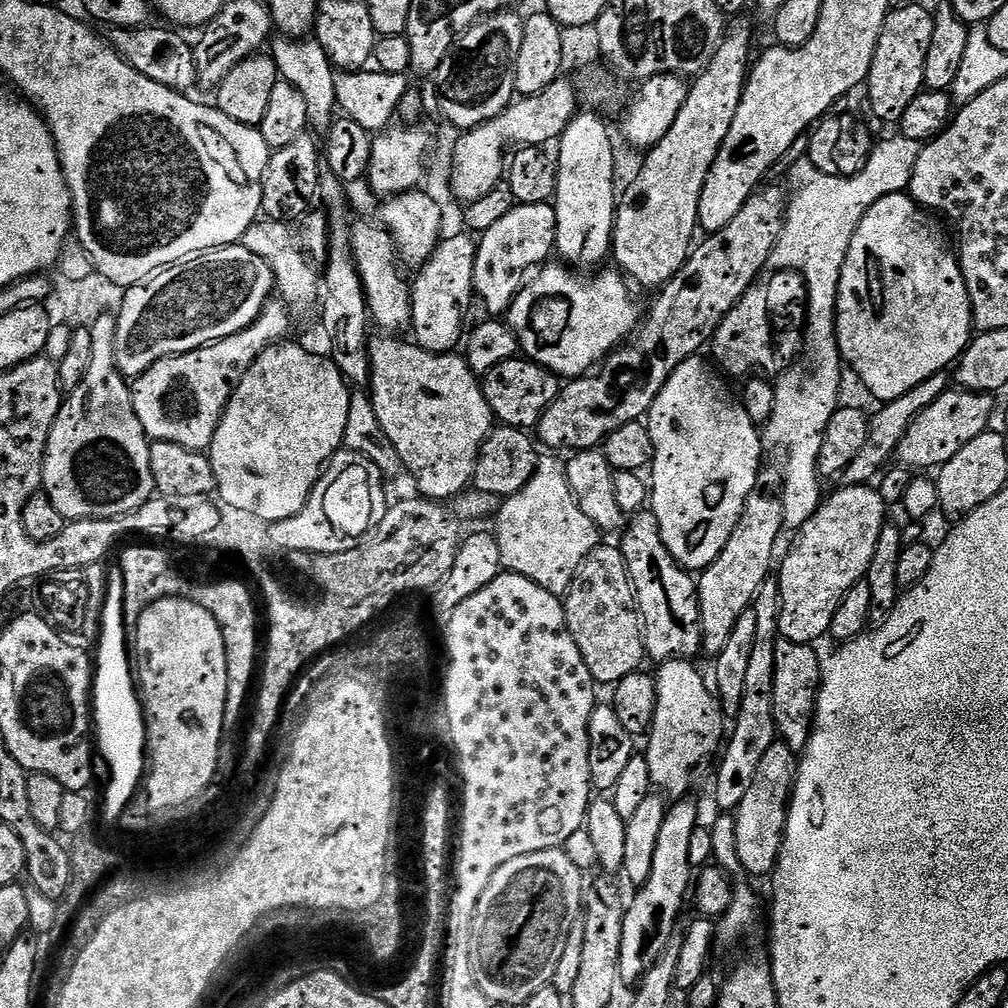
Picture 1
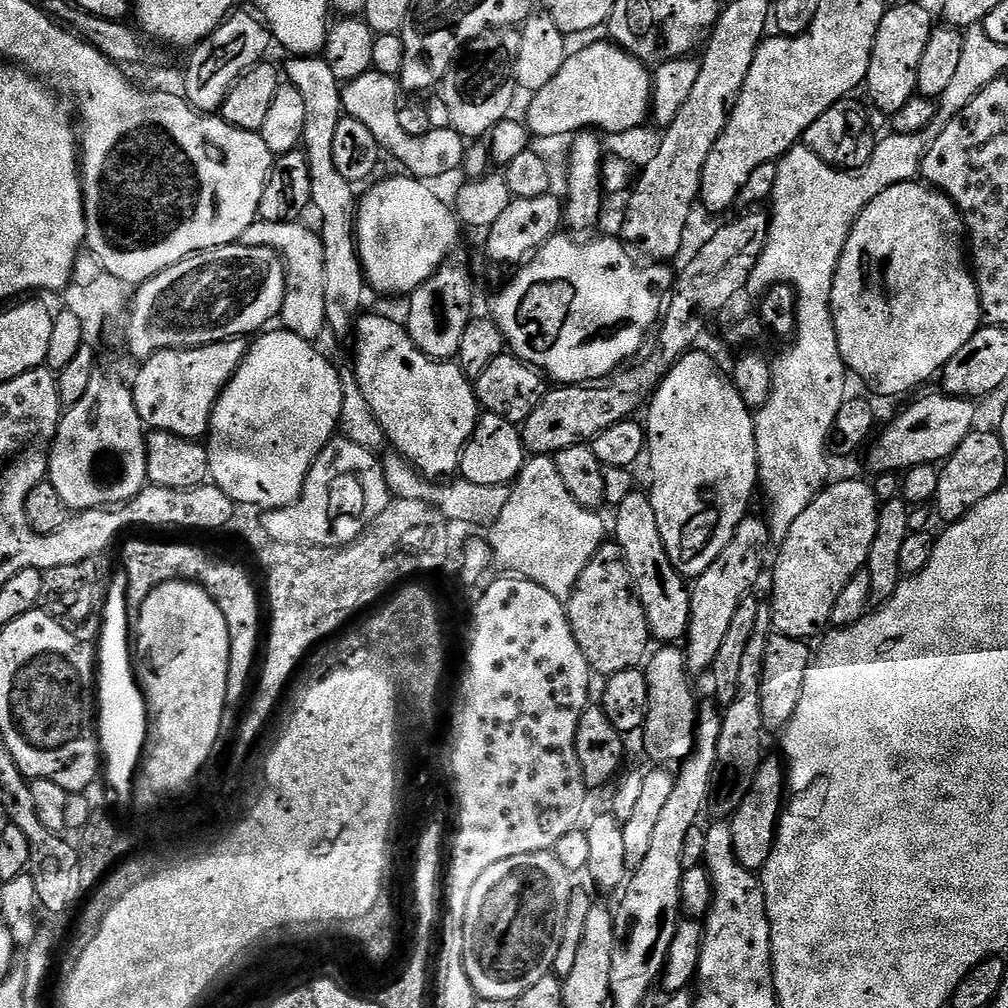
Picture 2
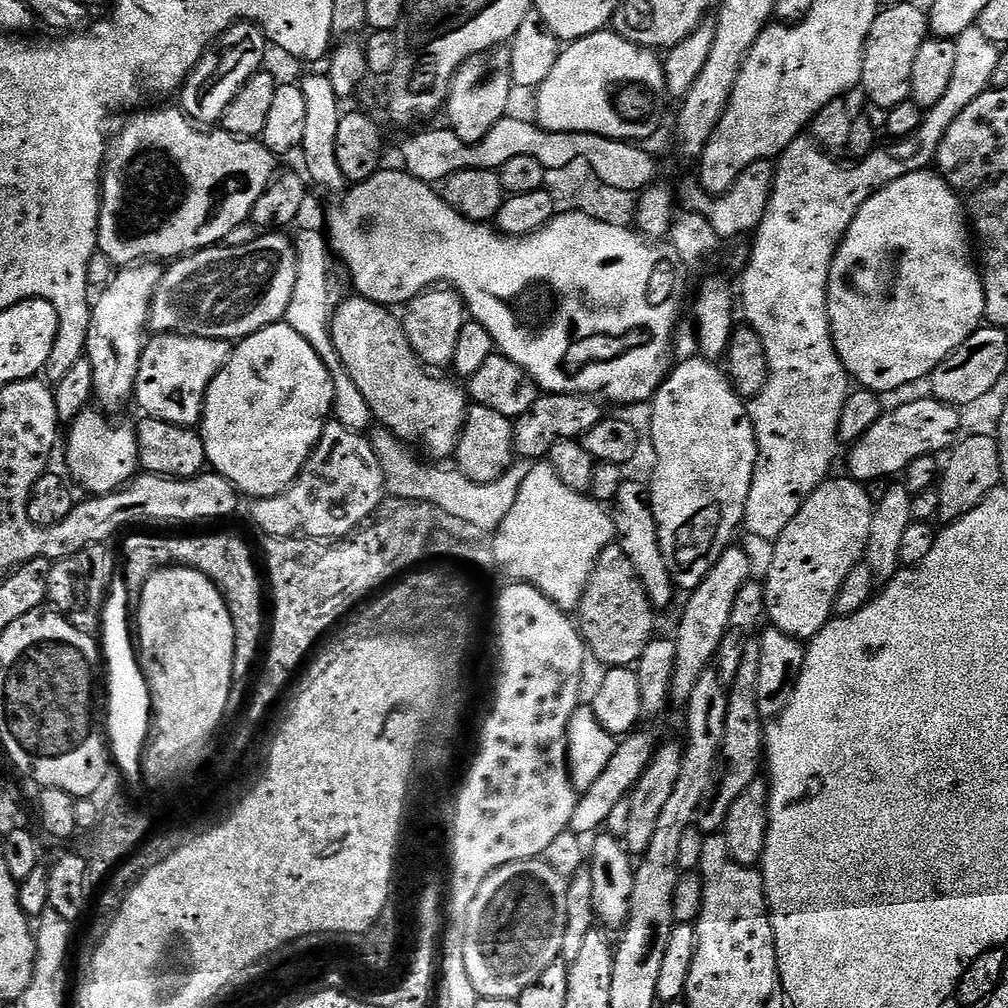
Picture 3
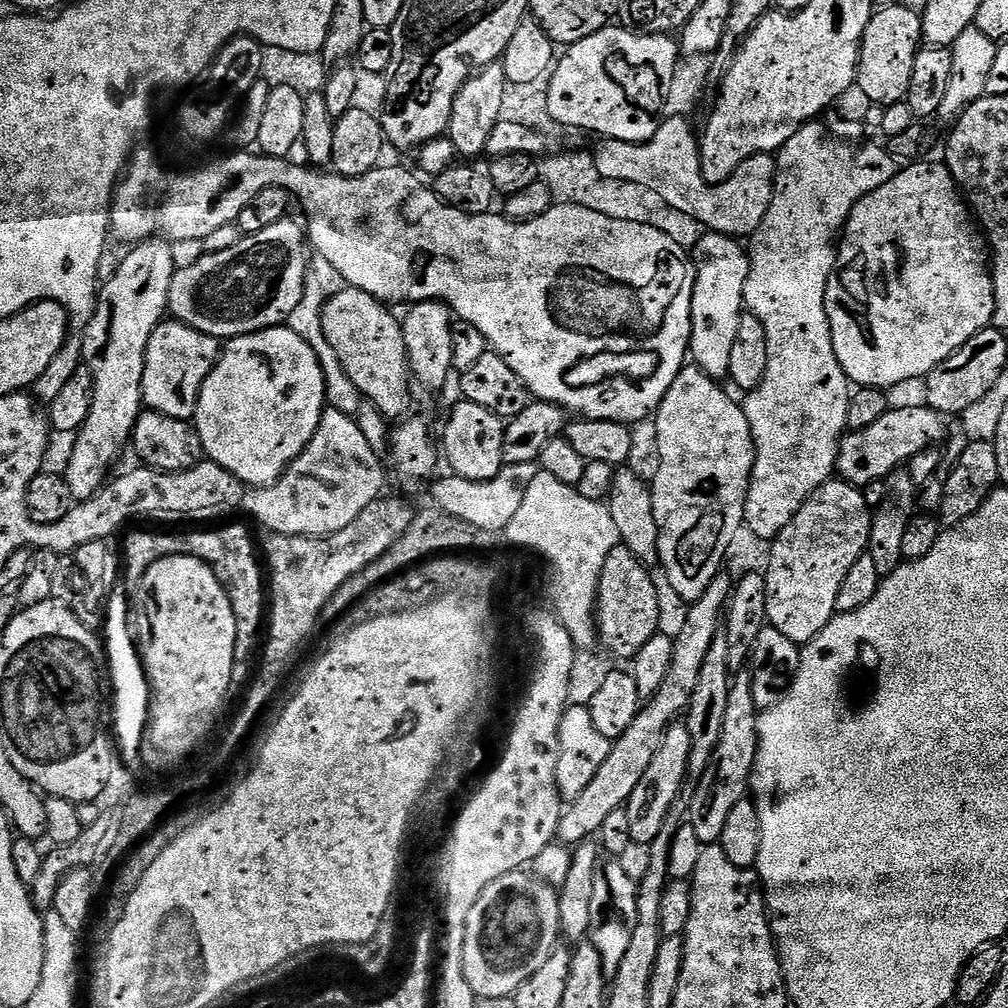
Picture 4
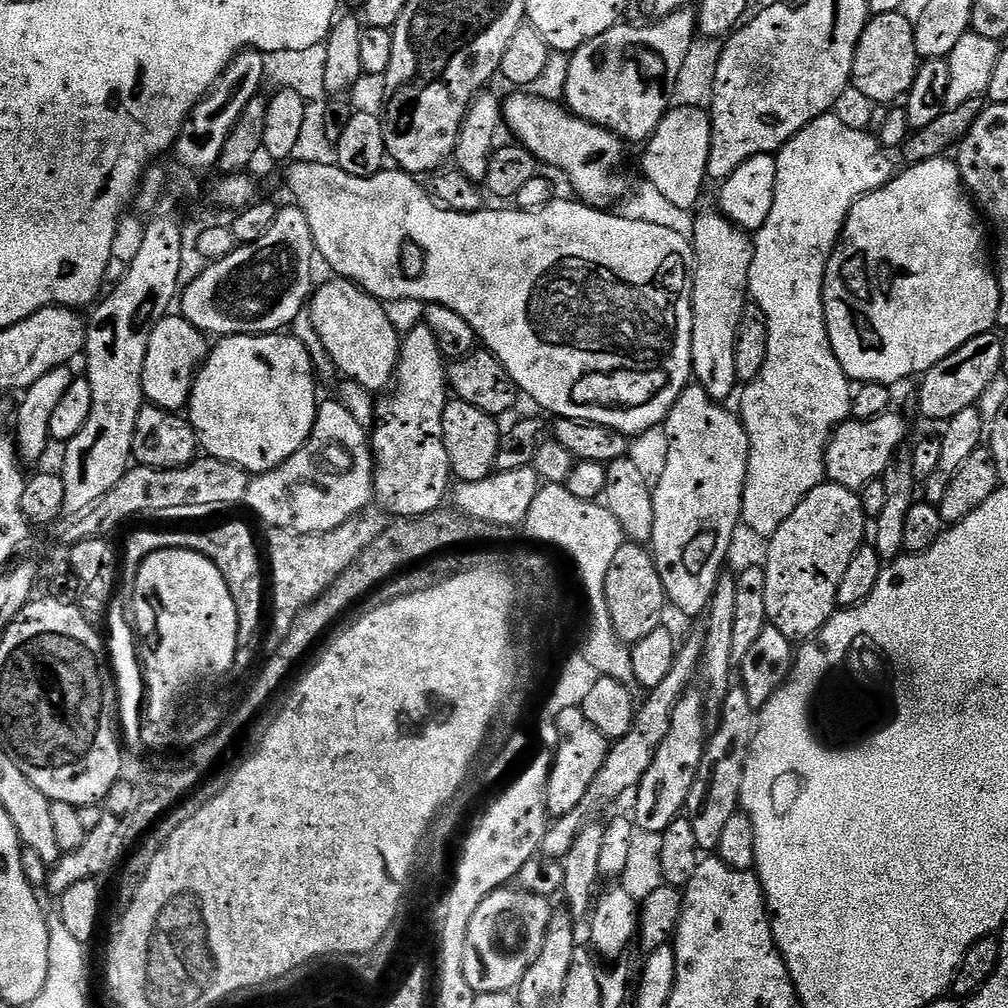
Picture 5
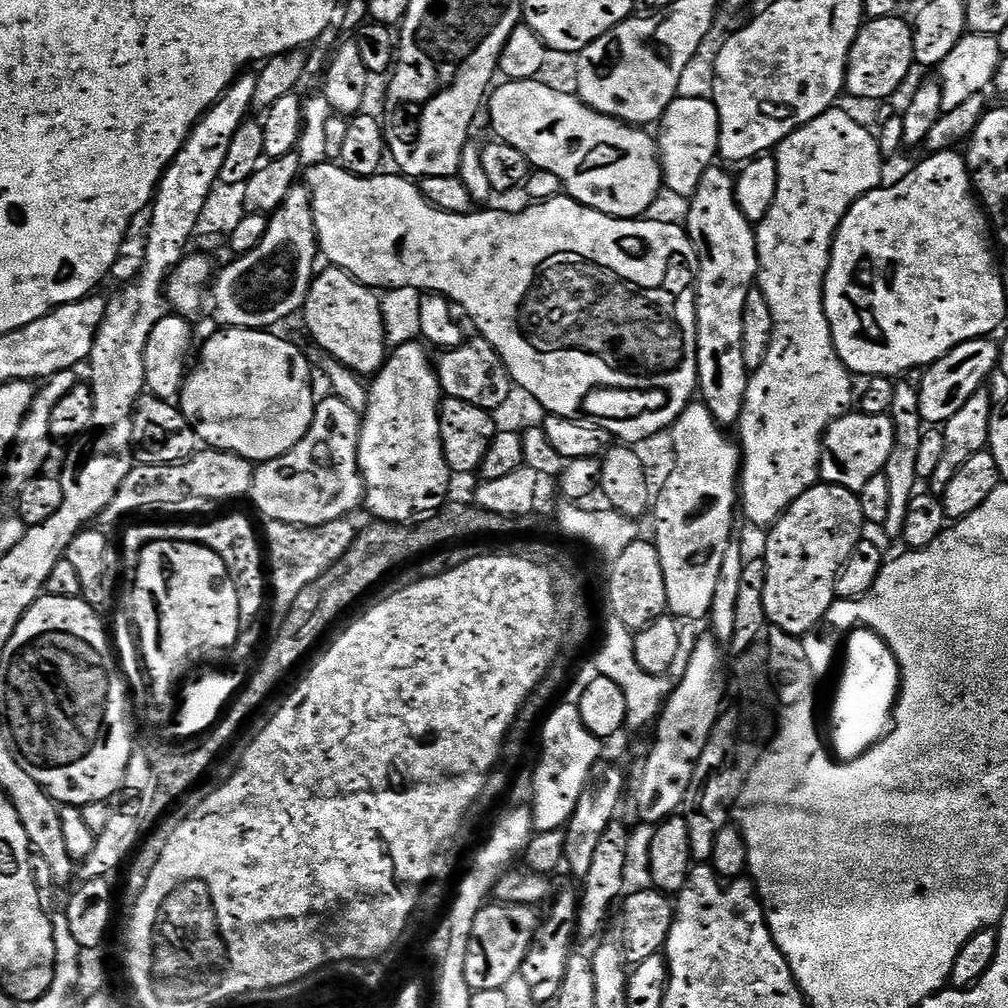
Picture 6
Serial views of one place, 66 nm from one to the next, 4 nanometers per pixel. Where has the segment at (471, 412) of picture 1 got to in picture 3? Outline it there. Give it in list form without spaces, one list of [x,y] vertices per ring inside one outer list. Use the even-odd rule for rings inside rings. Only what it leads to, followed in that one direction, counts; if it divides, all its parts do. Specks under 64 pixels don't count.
[[[359,294],[352,297],[344,305],[337,307],[332,313],[332,341],[342,358],[342,366],[346,366],[346,374],[354,378],[354,386],[362,390],[362,398],[370,406],[375,423],[388,428],[403,442],[409,445],[421,444],[433,461],[442,462],[455,457],[456,443],[464,425],[464,419],[470,407],[465,389],[459,383],[451,384],[448,380],[435,380],[433,373],[422,363],[416,351],[410,346],[408,335],[401,317],[395,316],[383,304],[375,304],[373,300]]]

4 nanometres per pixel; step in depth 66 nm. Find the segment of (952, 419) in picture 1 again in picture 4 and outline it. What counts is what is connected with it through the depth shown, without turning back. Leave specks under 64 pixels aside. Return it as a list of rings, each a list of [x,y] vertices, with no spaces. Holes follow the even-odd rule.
[[[927,406],[921,408],[896,408],[893,407],[874,426],[866,426],[857,432],[849,431],[840,441],[838,458],[836,459],[836,472],[839,479],[857,486],[872,484],[875,480],[883,480],[885,476],[890,475],[894,469],[907,465],[914,454],[918,454],[927,448],[935,448],[943,445],[946,440],[946,431],[944,432],[945,417],[941,413]]]

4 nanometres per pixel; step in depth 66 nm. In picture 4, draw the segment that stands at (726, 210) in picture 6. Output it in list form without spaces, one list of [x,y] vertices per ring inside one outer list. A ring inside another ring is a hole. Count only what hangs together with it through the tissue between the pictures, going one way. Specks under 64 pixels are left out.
[[[705,231],[694,249],[696,285],[694,286],[692,305],[690,306],[690,330],[692,331],[692,337],[688,347],[695,367],[701,368],[711,380],[717,382],[728,380],[730,349],[734,346],[735,336],[738,335],[740,316],[746,310],[744,307],[744,291],[746,290],[746,278],[750,274],[750,262],[748,261],[749,253],[746,251],[745,245],[743,248],[740,244],[743,243],[731,236]]]

